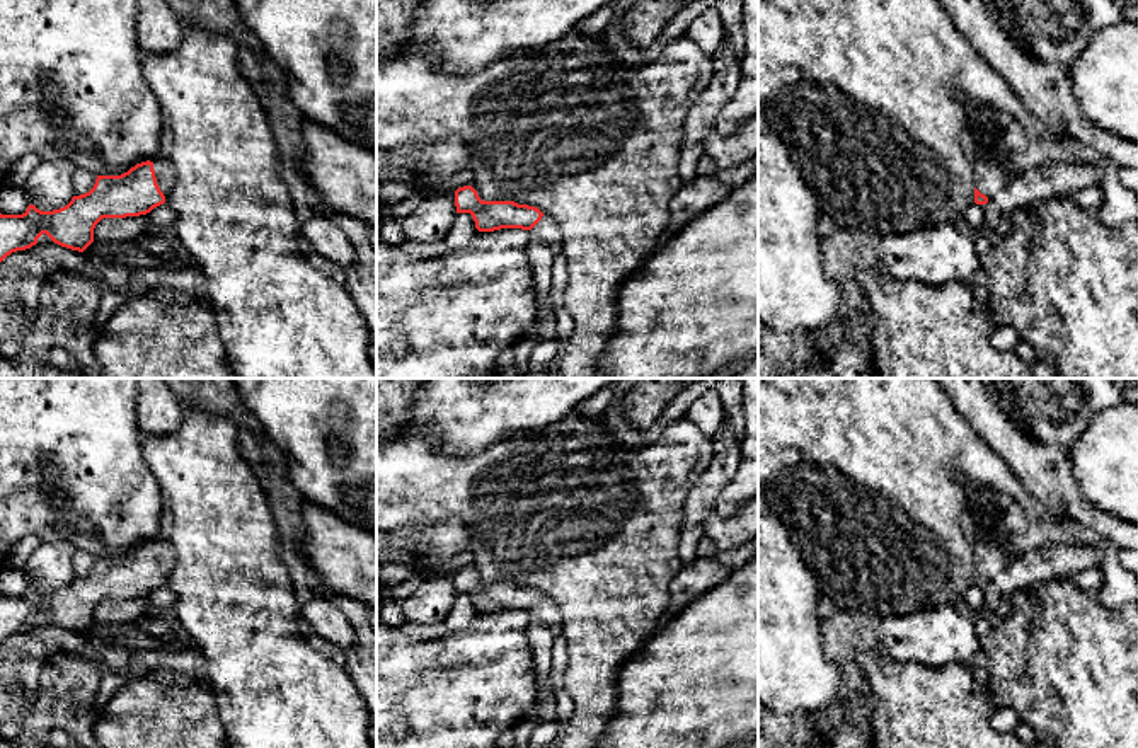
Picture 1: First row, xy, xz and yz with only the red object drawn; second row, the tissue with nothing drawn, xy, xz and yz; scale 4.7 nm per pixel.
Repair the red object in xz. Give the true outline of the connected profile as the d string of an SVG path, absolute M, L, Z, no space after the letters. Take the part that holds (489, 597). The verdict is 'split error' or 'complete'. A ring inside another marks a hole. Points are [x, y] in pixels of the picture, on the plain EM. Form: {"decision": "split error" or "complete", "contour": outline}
{"decision": "split error", "contour": "M472 567L455 573L457 595L470 595L479 613L494 613L501 610L521 610L530 617L542 620L550 632L562 632L562 613L550 596L538 590L518 586L514 583L482 583Z"}

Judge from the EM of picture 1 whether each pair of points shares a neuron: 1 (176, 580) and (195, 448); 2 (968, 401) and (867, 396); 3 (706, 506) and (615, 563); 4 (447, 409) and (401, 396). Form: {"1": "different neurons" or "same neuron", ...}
{"1": "same neuron", "2": "different neurons", "3": "different neurons", "4": "different neurons"}

